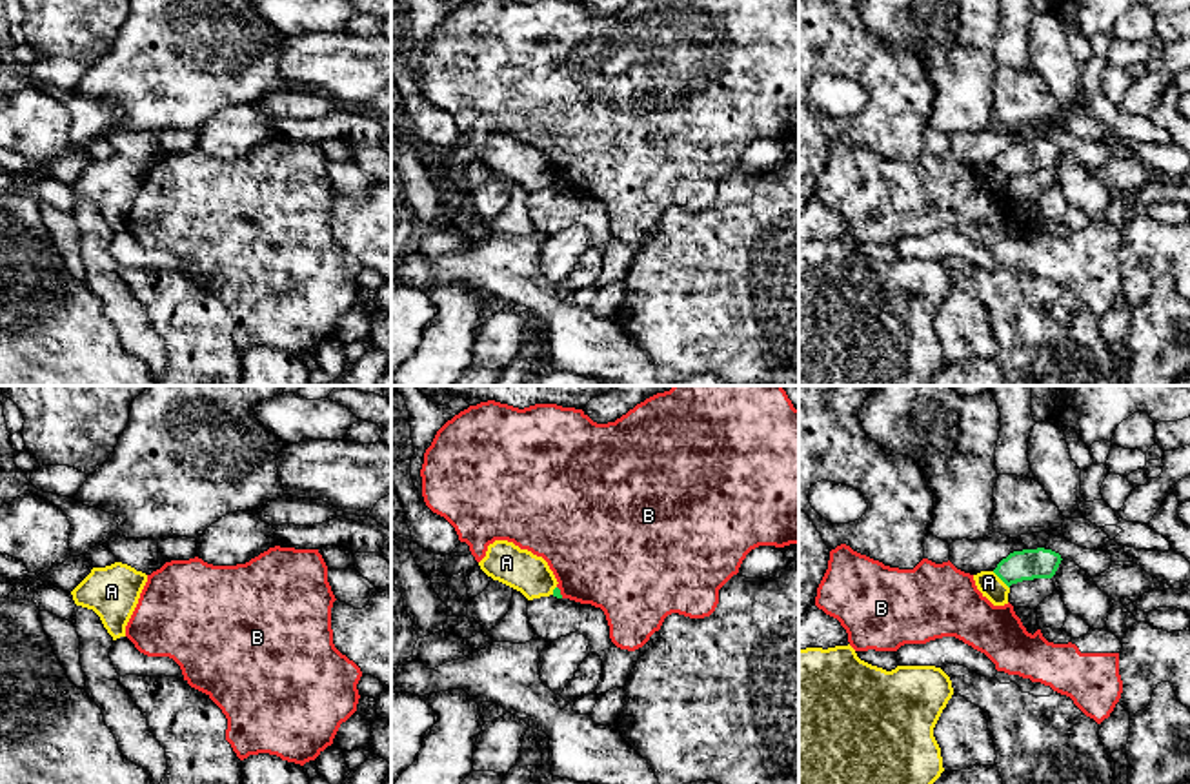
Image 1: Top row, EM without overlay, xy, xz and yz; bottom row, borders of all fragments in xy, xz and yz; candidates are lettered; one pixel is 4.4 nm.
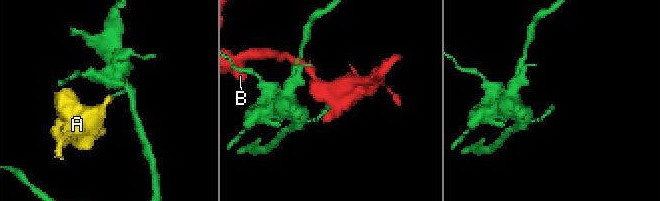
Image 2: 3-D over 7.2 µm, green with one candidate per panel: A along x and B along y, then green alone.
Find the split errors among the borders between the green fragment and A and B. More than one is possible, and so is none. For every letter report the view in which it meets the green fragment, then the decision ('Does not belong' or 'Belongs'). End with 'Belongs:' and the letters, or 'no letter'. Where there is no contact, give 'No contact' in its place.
A: Touches green in yz. Does not belong
B: Touches green in xz. Does not belong
Belongs: no letter

